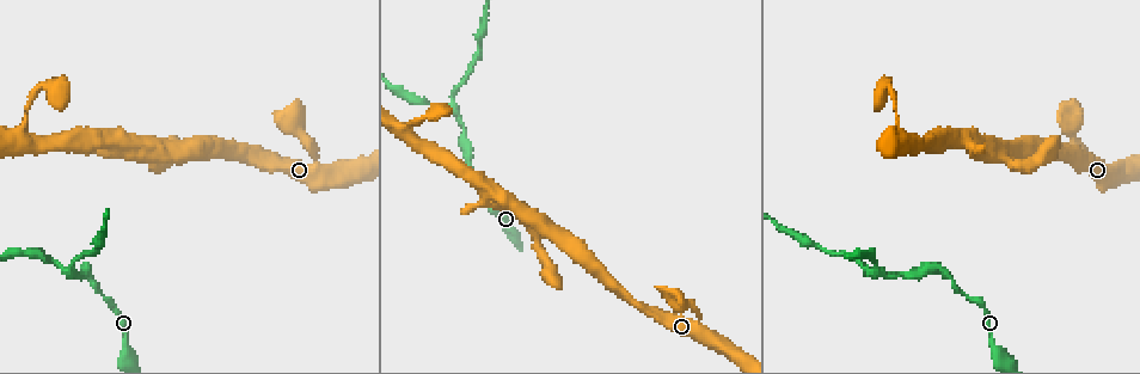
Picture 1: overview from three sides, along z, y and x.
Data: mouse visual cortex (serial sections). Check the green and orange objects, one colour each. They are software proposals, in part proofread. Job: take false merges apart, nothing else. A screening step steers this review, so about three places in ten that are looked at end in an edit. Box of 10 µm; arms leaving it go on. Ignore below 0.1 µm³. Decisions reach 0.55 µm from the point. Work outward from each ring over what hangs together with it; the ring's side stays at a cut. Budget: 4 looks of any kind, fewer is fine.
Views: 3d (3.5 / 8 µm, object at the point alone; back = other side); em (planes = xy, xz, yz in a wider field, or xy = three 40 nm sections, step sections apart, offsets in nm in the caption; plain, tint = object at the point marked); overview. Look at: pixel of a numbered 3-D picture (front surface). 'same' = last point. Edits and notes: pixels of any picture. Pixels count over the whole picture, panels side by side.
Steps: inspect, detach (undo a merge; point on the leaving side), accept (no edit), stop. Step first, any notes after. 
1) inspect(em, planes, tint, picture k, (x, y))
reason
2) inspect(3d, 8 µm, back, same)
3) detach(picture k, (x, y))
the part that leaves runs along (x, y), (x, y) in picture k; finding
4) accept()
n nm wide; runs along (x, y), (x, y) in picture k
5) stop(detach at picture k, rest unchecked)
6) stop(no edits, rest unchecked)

inspect(3d, 3.5 µm, picture 1, (67, 275))
branch point

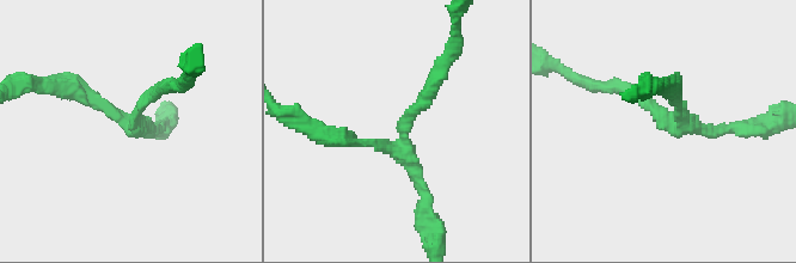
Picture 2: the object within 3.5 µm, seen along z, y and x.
inspect(em, xy, step 5, tint, picture 2, (135, 126))

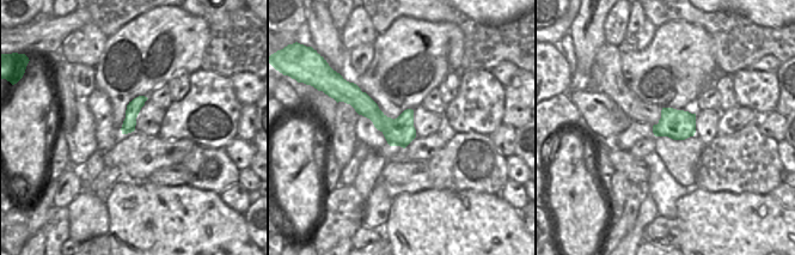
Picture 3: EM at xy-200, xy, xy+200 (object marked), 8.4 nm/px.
accept()
runs along (352, 90), (390, 128), (413, 134) in picture 3; all the same cell

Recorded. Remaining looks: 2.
inspect(3d, 8 µm, picture 1, (404, 132))
thin arm on a thick one

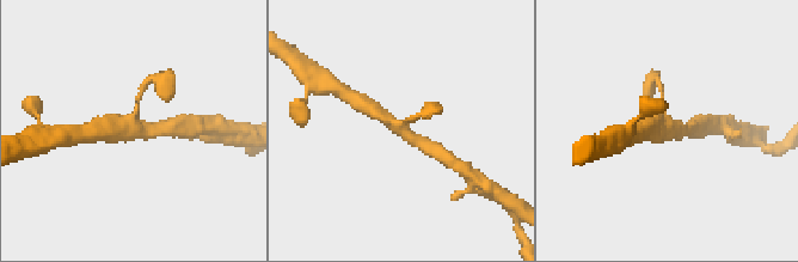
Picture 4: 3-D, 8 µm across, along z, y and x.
inspect(em, planes, tint, same)
3 arms; arms of 150, 400, 400 nm

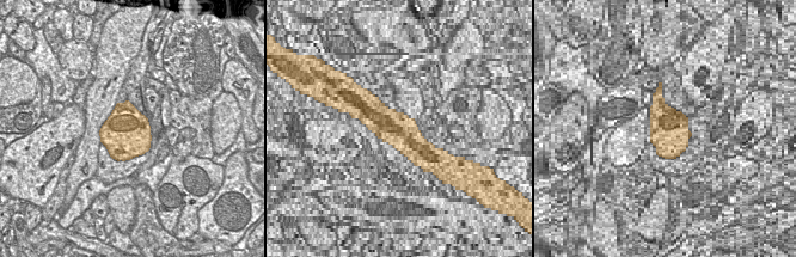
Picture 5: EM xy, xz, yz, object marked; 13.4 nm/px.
accept()
runs along (687, 130), (668, 126), (662, 93) in picture 4; one cell here

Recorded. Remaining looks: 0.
stop(no edits, rest unchecked)

